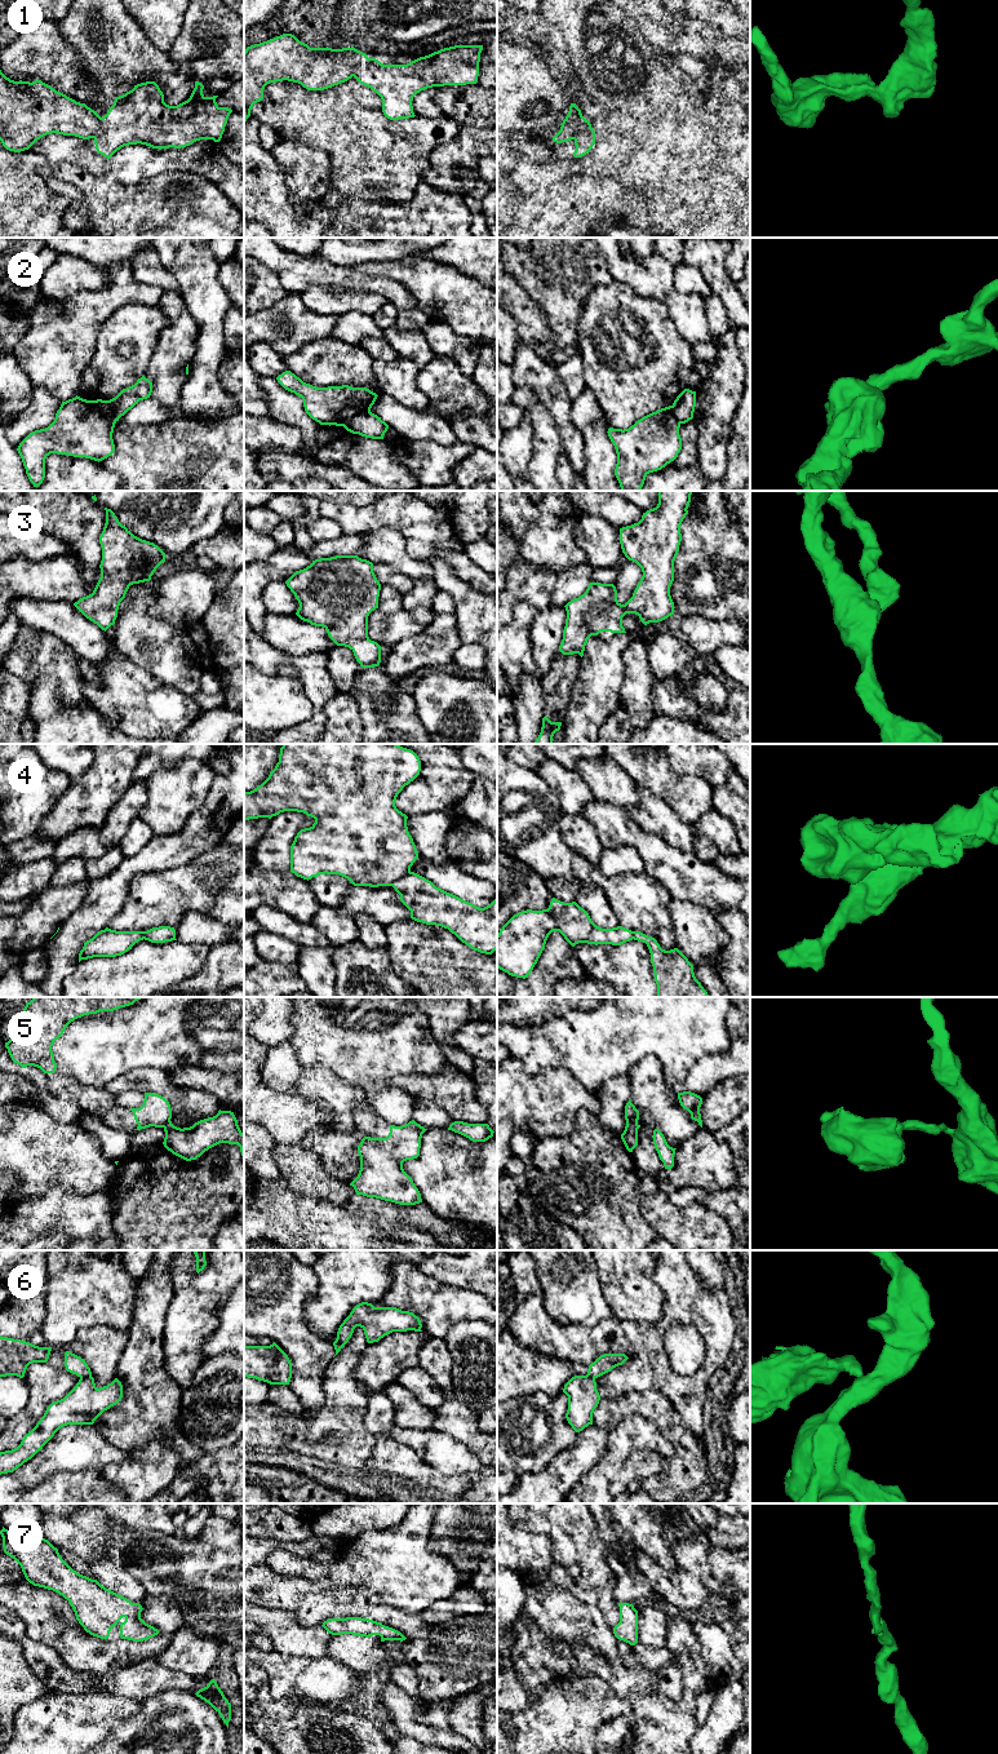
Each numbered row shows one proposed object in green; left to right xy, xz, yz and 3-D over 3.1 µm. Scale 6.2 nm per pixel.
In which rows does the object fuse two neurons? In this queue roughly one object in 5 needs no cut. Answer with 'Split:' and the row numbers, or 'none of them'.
Split: 2, 4, 5, 6

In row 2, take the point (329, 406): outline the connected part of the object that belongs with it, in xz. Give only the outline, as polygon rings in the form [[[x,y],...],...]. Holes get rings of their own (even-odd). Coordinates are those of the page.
[[[290,371],[283,372],[276,380],[285,390],[302,398],[306,413],[320,425],[343,426],[349,418],[369,412],[378,397],[367,387],[316,387]]]

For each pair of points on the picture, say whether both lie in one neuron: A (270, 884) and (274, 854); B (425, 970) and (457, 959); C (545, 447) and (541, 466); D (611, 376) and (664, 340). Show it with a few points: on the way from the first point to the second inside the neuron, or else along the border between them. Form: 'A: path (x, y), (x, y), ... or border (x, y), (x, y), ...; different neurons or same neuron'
A: border (257, 866), (265, 869), (289, 872); different neurons
B: path (433, 965), (449, 965); same neuron
C: path (545, 452), (545, 461); same neuron
D: path (628, 377), (642, 377), (662, 357); same neuron

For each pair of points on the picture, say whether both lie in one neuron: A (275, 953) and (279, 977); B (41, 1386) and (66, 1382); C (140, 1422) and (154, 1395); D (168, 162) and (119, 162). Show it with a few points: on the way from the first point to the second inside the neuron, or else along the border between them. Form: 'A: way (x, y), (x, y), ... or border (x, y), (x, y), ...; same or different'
A: border (262, 960), (297, 968); different
B: way (48, 1383), (60, 1382); same
C: way (142, 1416), (150, 1408), (151, 1402); same
D: way (156, 162), (131, 162); same

